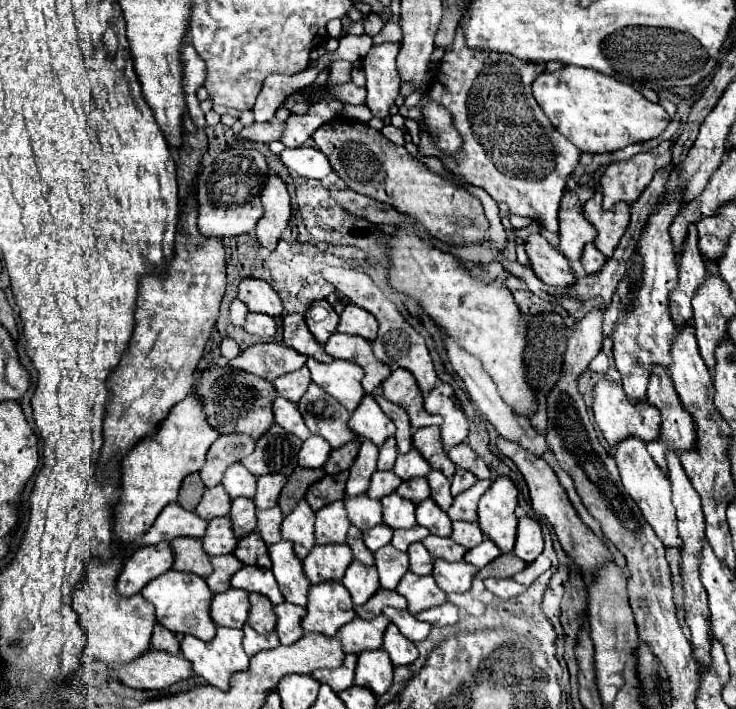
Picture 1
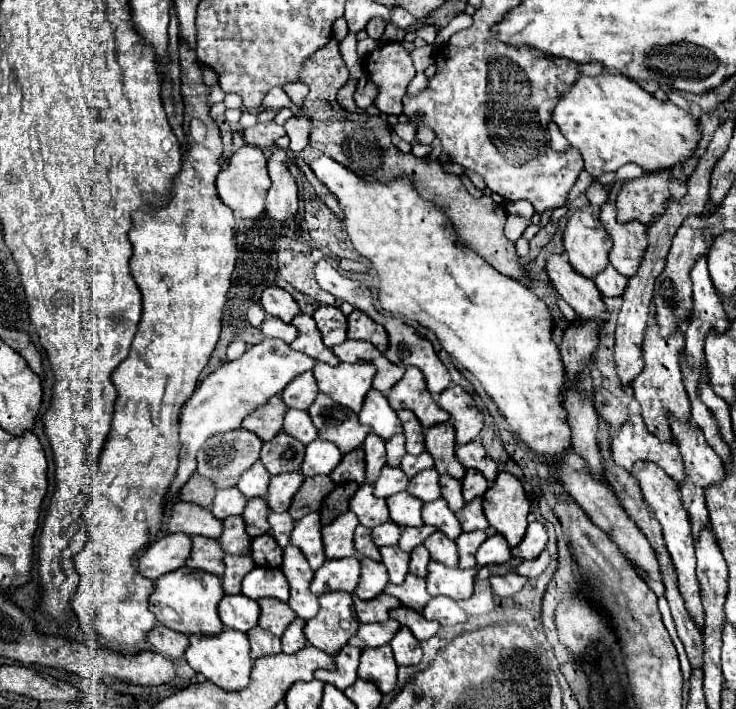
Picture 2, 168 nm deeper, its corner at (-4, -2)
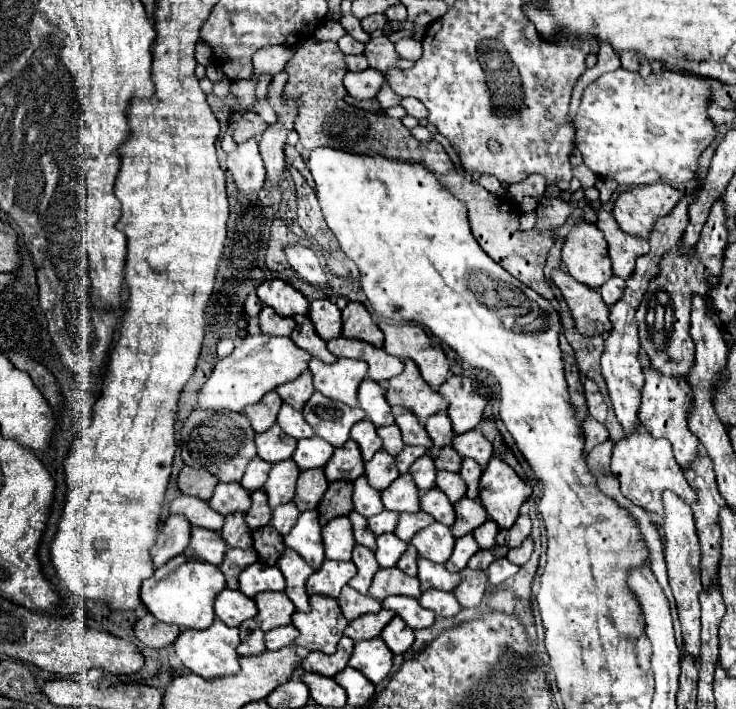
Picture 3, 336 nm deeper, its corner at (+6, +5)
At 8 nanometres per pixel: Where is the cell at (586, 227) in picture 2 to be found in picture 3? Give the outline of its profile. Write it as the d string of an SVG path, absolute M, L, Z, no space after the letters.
M581 221L571 229L563 243L561 259L567 273L591 289L599 289L613 277L607 241L601 231L587 221Z

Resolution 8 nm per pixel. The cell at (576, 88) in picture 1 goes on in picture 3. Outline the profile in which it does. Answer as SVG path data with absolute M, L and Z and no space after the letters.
M619 67L613 73L597 77L583 91L581 107L574 119L574 144L581 151L583 163L603 179L613 179L619 185L651 185L655 181L687 183L695 177L701 153L711 145L717 131L707 115L711 87L703 77L661 69L659 75L643 79L639 73Z

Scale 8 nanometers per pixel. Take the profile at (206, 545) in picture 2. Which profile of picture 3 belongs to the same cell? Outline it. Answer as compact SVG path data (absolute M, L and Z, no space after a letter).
M193 527L191 531L191 543L185 549L185 555L191 559L201 559L213 565L221 565L225 557L227 545L223 543L223 537L217 535L215 531Z

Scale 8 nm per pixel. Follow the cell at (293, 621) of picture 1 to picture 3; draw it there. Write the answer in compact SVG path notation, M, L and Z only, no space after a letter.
M285 625L285 627L271 629L269 633L265 633L265 647L269 651L287 647L287 645L291 645L297 639L297 635L299 635L299 631L293 625Z

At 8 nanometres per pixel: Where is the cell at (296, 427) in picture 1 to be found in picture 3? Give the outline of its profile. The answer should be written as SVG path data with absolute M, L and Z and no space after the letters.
M285 405L281 407L279 415L277 415L277 425L293 439L305 439L305 437L313 437L315 431L309 427L309 423L305 421L303 413Z

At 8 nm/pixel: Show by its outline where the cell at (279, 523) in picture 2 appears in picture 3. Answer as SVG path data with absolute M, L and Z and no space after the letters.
M285 503L281 507L275 507L273 509L273 519L271 519L271 525L281 531L281 535L287 535L293 525L297 523L297 517L299 517L299 509L295 507L295 503Z

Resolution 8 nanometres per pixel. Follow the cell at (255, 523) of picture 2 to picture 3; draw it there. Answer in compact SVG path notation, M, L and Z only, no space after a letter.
M259 489L257 493L251 493L251 501L253 501L253 505L251 505L249 513L245 513L245 521L255 531L259 527L269 525L269 521L271 521L271 507L267 503L267 493L263 489Z

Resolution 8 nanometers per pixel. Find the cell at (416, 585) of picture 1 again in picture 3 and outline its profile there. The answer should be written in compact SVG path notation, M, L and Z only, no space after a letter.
M393 567L393 569L379 569L369 595L383 601L389 595L409 595L409 597L421 597L419 591L419 579L417 577L409 577L405 575L401 569Z

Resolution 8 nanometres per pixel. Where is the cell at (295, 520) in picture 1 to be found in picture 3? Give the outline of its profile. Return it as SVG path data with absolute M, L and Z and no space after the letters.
M317 511L301 513L293 531L285 535L283 539L285 539L285 545L297 551L313 569L319 569L321 563L325 561L323 537L321 537L321 525L319 525Z

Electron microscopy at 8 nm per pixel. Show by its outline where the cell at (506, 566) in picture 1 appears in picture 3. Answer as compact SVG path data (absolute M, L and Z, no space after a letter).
M491 547L491 549L479 549L471 559L469 559L469 567L471 569L487 569L495 559L505 557L509 551L509 547Z

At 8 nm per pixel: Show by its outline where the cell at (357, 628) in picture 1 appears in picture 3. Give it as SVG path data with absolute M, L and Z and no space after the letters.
M381 609L379 613L365 613L361 617L357 617L355 621L351 621L345 629L345 635L357 635L357 637L349 637L353 641L361 641L361 639L373 639L373 637L363 637L363 635L379 635L381 629L395 617L395 611L389 609Z

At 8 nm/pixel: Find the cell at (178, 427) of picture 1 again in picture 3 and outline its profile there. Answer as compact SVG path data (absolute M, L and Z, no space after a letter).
M249 335L245 337L229 357L221 359L209 381L199 391L199 407L203 409L229 409L229 411L243 411L247 405L257 403L265 393L273 391L275 387L295 381L297 375L307 371L311 355L299 349L291 337L275 337L275 335Z

